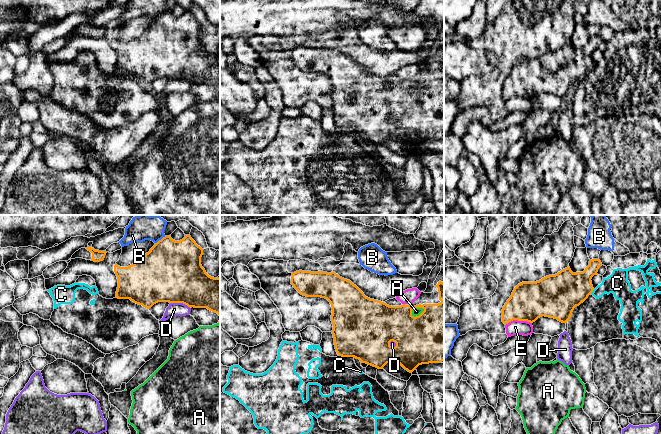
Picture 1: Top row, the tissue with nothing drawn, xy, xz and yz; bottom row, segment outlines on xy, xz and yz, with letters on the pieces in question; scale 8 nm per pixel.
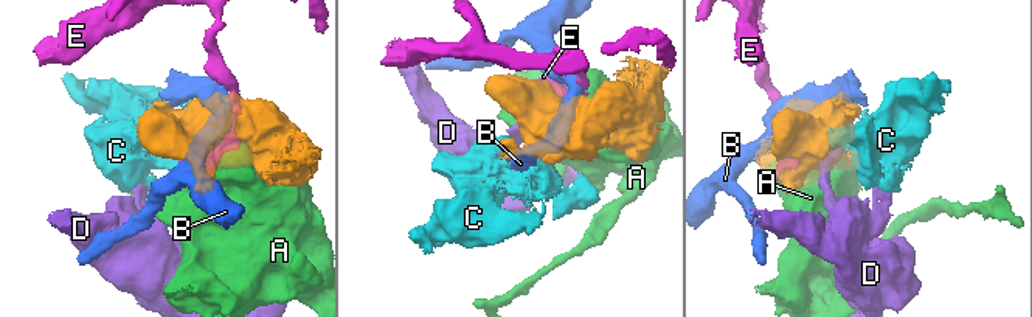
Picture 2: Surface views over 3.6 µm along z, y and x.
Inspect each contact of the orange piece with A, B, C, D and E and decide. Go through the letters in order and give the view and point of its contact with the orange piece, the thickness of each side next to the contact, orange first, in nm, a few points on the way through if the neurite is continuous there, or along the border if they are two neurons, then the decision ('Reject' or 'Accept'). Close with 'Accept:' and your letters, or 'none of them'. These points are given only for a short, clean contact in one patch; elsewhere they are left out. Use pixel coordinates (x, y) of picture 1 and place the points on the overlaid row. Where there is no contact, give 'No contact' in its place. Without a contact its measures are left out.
A: Touches orange at xz (417, 316). Thickness 460 nm (orange) against 60 nm. Reject
B: Touches orange at xy (161, 239). Thickness 460 nm (orange) against 200 nm. Reject
C: Touches orange at yz (592, 291). Thickness 320 nm (orange) against 180 nm. Boundary: yz (594, 289), (590, 293). Reject
D: Touches orange at xy (180, 302). Thickness 480 nm (orange) against 110 nm. Boundary: xy (170, 302), (182, 302), (190, 308). Reject
E: Touches orange at yz (518, 320). Thickness 300 nm (orange) against 120 nm. Reject
Accept: none of them

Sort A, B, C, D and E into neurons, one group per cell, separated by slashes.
A / B / C / D / E

